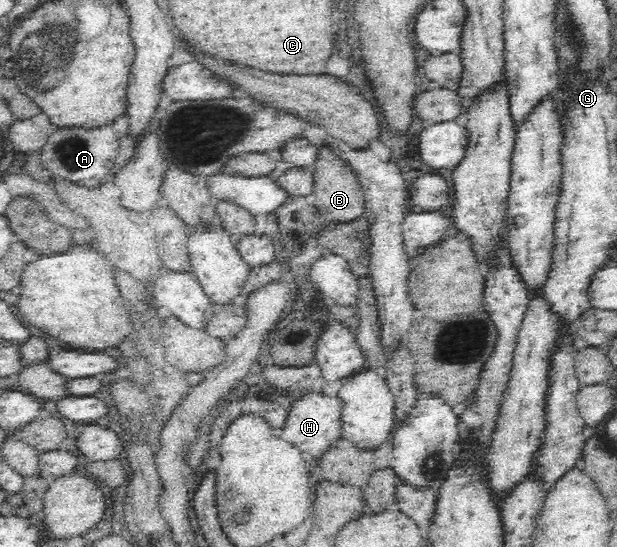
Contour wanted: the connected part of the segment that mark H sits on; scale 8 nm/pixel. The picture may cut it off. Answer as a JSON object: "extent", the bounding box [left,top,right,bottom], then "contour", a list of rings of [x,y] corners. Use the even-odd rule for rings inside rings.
{"extent":[278,392,344,459],"contour":[[[317,392],[296,398],[293,400],[285,426],[281,429],[278,437],[291,442],[299,450],[308,453],[310,459],[318,459],[341,436],[343,405],[344,402],[336,395],[325,395]]]}

